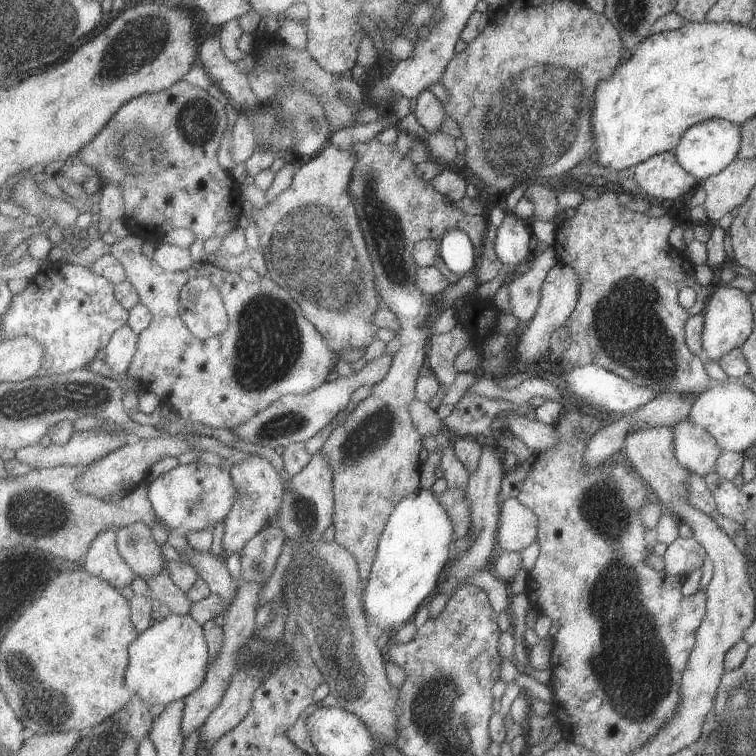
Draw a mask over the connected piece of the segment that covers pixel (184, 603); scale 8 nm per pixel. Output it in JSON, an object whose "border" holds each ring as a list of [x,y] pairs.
{"border":[[[165,569],[160,575],[147,580],[148,590],[158,604],[165,604],[171,612],[178,615],[189,615],[192,609],[192,600],[168,574]]]}

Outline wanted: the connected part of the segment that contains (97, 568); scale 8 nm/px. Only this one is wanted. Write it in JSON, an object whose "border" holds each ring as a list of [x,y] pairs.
{"border":[[[109,527],[100,532],[83,558],[82,567],[91,574],[104,578],[118,589],[131,588],[137,574],[119,552],[119,529],[121,528]]]}

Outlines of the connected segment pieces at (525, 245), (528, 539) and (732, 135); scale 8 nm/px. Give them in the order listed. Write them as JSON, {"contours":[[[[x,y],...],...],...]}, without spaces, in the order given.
{"contours":[[[[506,212],[503,222],[498,226],[495,239],[497,256],[511,266],[527,260],[531,235],[520,218],[517,218],[513,212],[510,214]]],[[[508,498],[502,504],[498,544],[504,551],[523,550],[536,540],[539,519],[529,507],[516,498]]],[[[709,119],[690,126],[672,150],[677,162],[697,181],[721,172],[736,158],[740,145],[739,125],[725,119]]]]}

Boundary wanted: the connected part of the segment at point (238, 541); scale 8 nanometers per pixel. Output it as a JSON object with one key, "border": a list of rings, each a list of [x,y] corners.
{"border":[[[247,455],[244,461],[235,463],[230,467],[229,472],[232,474],[238,491],[232,512],[228,514],[225,520],[226,531],[223,547],[227,557],[235,554],[235,552],[239,554],[252,538],[255,538],[267,524],[270,524],[270,520],[280,512],[286,493],[281,474],[277,472],[277,468],[267,458]]]}

